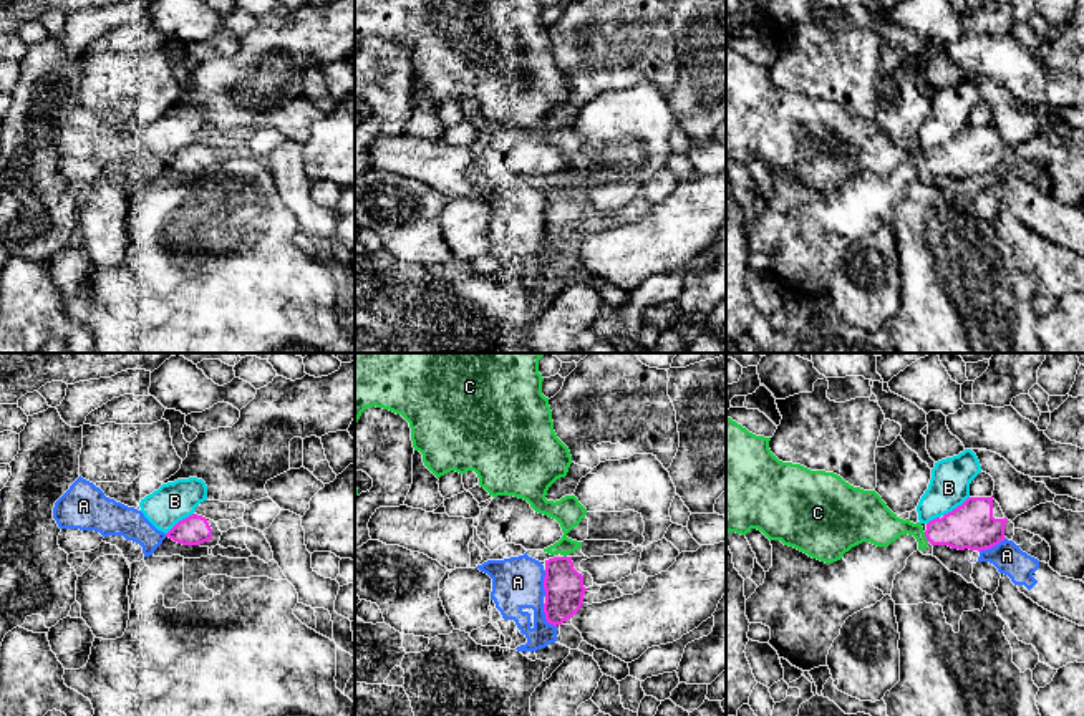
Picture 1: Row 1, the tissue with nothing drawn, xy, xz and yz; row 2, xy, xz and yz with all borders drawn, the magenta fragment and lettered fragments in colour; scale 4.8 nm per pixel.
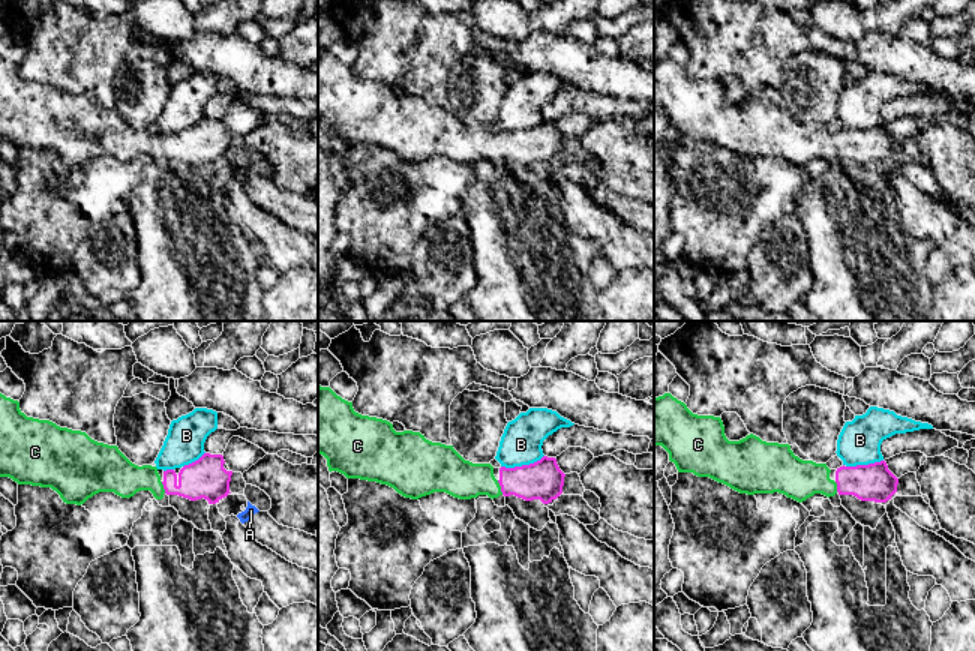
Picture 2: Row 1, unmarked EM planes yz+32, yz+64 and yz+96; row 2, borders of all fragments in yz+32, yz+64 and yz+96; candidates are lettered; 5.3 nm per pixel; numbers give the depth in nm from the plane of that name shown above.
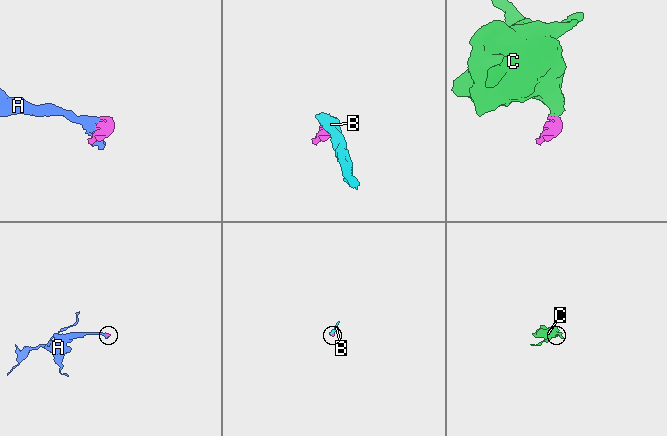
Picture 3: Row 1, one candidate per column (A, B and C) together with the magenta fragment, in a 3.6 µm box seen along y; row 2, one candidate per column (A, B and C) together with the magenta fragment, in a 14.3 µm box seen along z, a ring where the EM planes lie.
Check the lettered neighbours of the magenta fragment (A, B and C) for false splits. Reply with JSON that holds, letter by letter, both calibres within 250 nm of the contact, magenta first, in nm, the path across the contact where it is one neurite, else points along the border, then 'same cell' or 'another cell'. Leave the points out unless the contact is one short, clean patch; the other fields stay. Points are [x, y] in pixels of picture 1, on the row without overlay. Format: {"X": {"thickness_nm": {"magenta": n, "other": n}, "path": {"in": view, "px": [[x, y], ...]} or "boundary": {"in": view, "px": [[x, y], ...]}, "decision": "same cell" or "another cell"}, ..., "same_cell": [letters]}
{"A": {"thickness_nm": {"magenta": 190, "other": 260}, "decision": "another cell"}, "B": {"thickness_nm": {"magenta": 140, "other": 190}, "decision": "another cell"}, "C": {"thickness_nm": {"magenta": 220, "other": 190}, "path": {"in": "yz", "px": [[972, 154], [925, 164], [875, 151]]}, "decision": "same cell"}, "same_cell": ["C"]}

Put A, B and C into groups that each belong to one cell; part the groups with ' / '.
A / B / C

